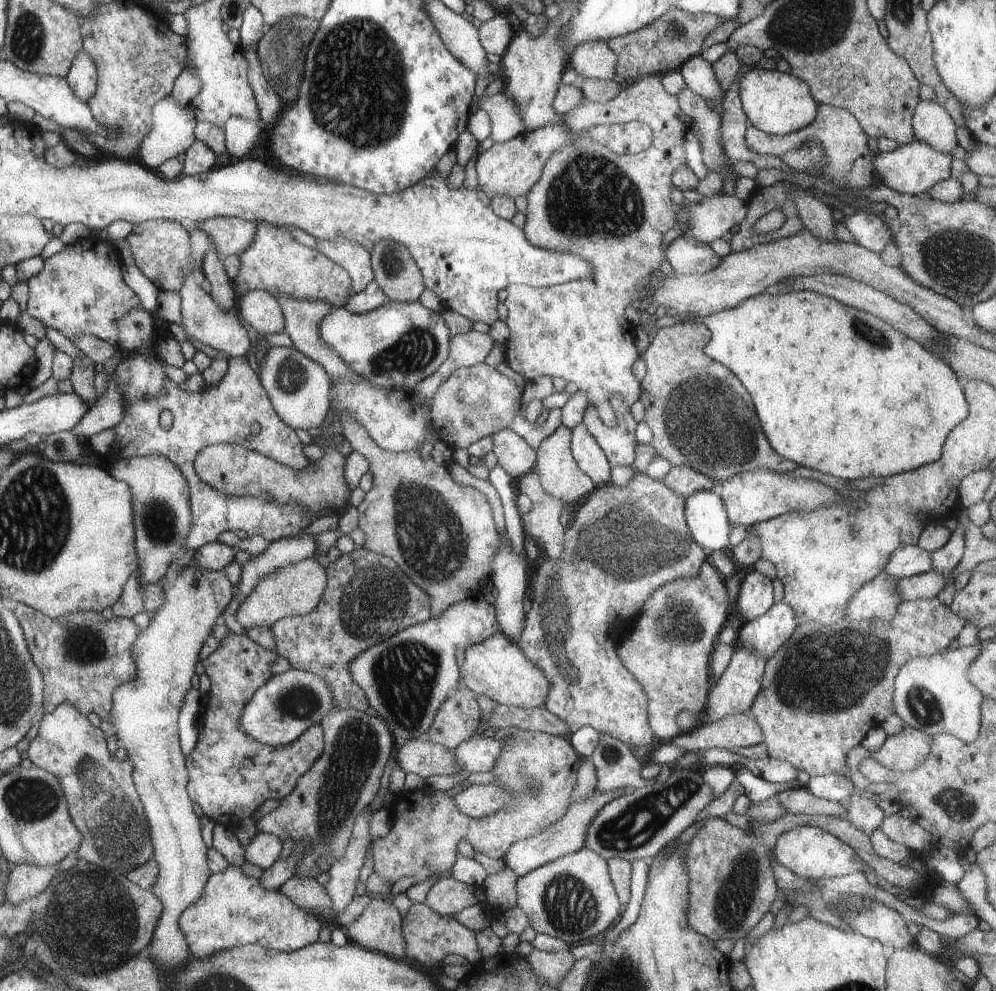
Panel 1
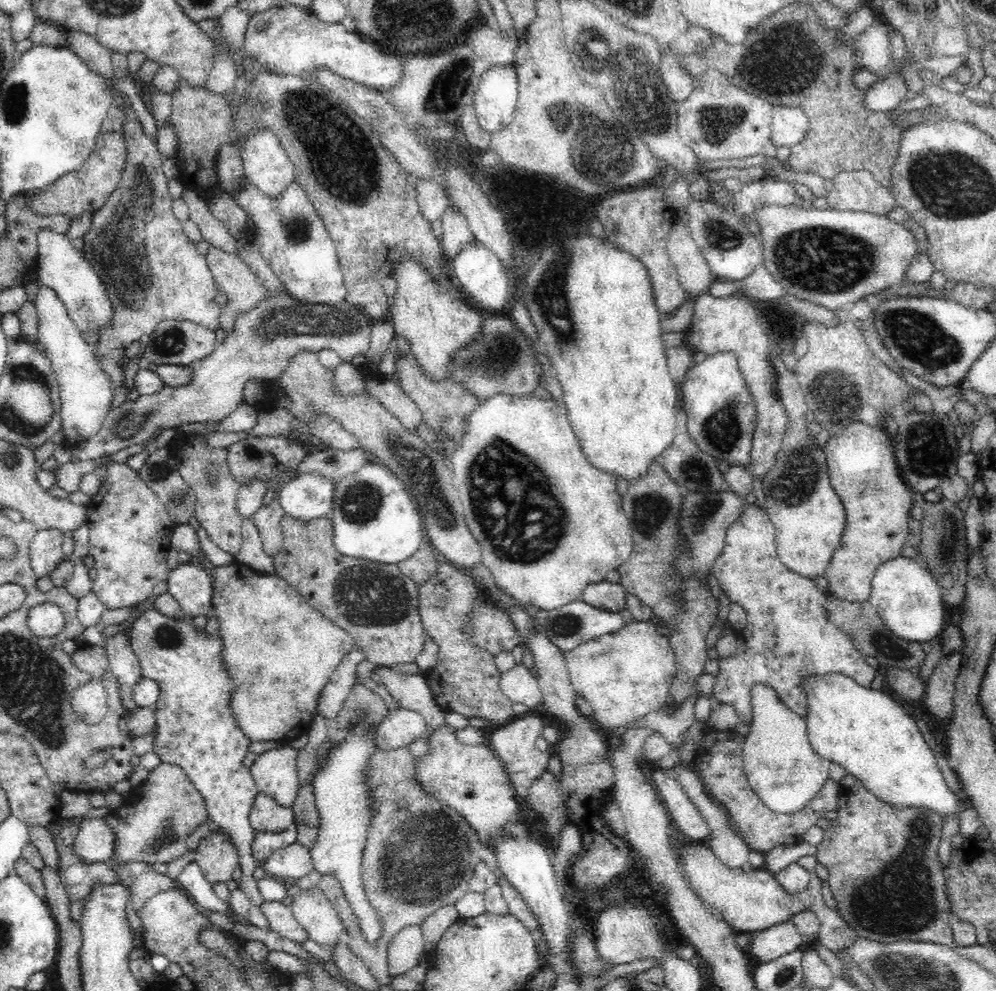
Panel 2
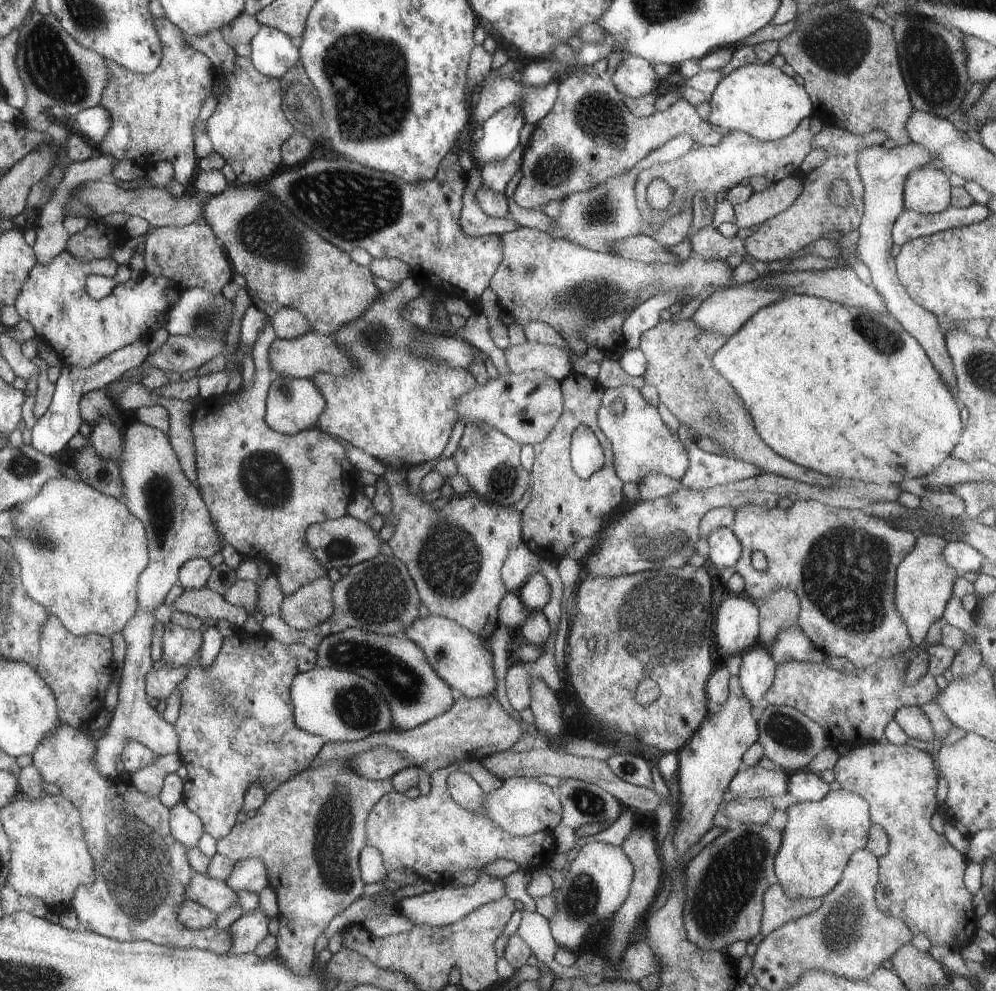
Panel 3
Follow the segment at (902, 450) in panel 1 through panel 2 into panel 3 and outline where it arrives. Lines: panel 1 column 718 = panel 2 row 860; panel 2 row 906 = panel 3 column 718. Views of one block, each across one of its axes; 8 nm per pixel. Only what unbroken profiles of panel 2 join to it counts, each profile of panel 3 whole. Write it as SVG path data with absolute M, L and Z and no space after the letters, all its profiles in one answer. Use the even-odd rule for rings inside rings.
M793 294L789 298L781 298L765 308L759 308L751 318L747 318L741 324L741 328L733 336L729 336L727 342L713 354L711 364L719 374L723 374L723 378L727 378L727 382L733 386L735 394L743 400L743 406L751 416L755 432L767 448L771 448L777 456L789 460L791 464L801 466L801 468L811 470L811 472L819 472L827 478L851 480L851 482L861 480L865 484L877 484L877 486L887 484L887 480L889 480L889 484L893 484L895 478L901 482L903 476L899 476L899 464L887 462L887 460L895 462L893 454L899 456L901 468L905 472L909 472L909 480L925 476L931 470L935 470L937 466L941 466L943 462L947 462L951 448L959 442L961 432L963 432L961 418L959 418L961 406L957 404L953 390L949 390L949 386L941 380L939 372L927 360L927 356L925 356L923 348L917 344L917 340L911 338L891 316L869 312L865 308L843 308L835 302L827 302L827 300L821 300L815 296L799 296L799 294Z

